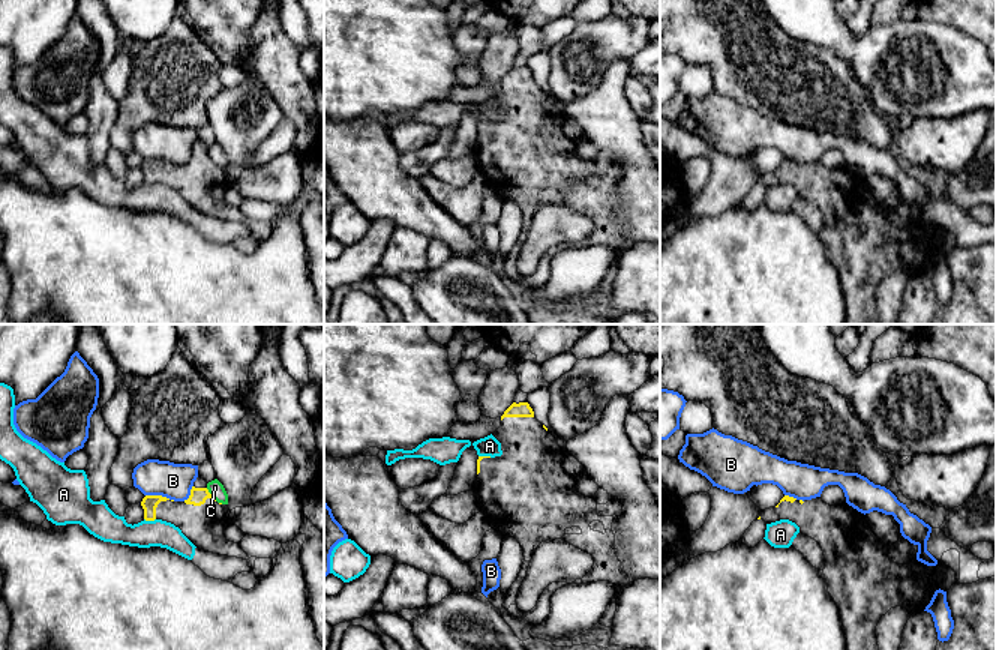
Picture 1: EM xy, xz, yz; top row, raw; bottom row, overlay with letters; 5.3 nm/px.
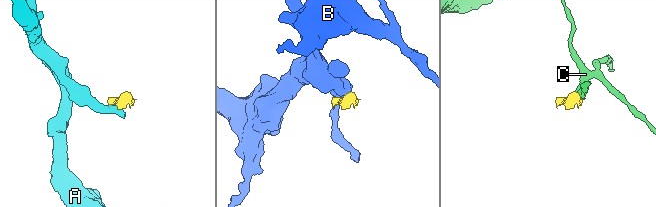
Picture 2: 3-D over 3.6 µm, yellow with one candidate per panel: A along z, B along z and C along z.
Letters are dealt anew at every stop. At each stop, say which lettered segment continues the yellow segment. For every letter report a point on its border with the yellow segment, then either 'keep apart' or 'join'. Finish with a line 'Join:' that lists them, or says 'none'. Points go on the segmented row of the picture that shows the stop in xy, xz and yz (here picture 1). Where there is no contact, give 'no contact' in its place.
A: meets yellow in xy at (150, 520); keep apart
B: meets yellow in xy at (161, 496); keep apart
C: meets yellow in xy at (210, 494); keep apart
Join: none

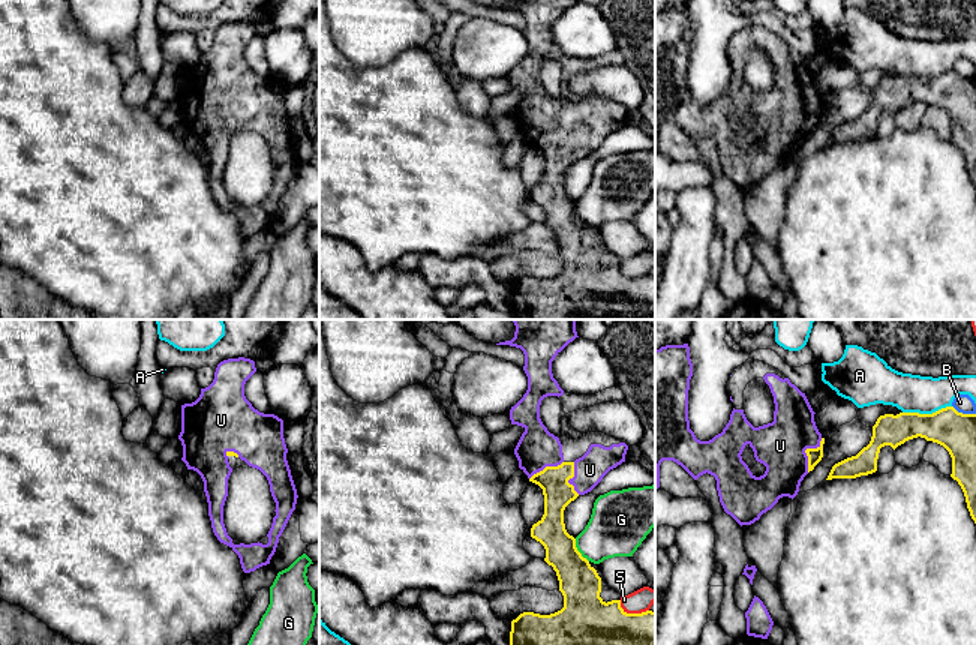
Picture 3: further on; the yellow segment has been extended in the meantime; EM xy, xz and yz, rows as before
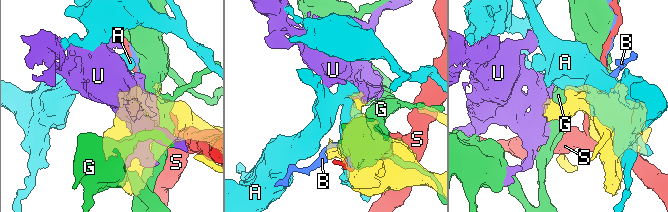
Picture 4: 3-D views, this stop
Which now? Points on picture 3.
A: meets yellow in yz at (927, 414); keep apart
B: meets yellow in yz at (964, 414); keep apart
G: meets yellow in xz at (577, 551); keep apart
S: meets yellow in xz at (631, 614); keep apart
U: meets yellow in yz at (805, 452); join
Join: U

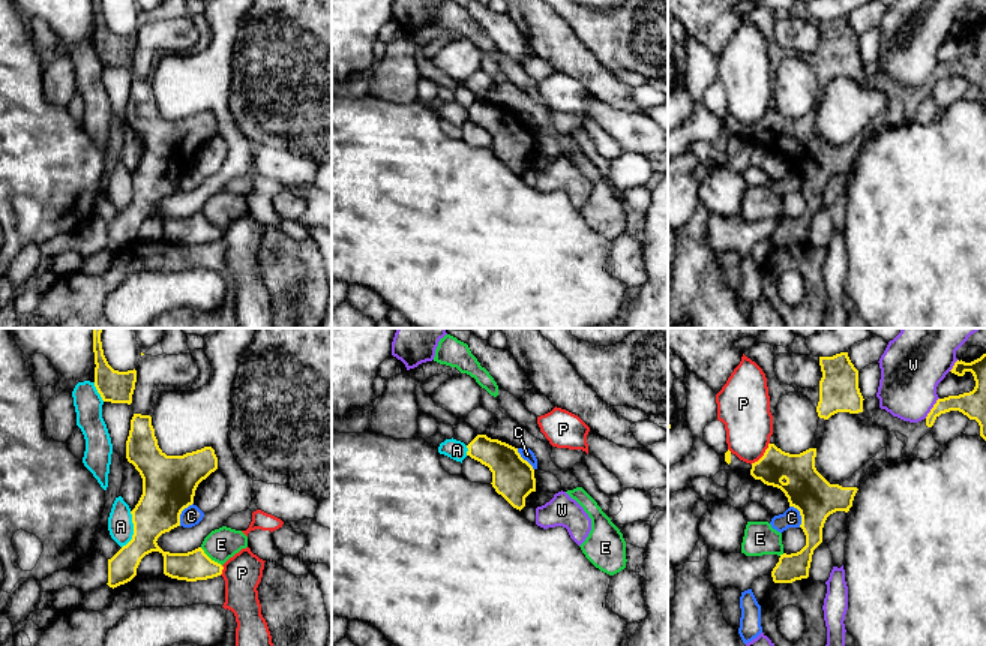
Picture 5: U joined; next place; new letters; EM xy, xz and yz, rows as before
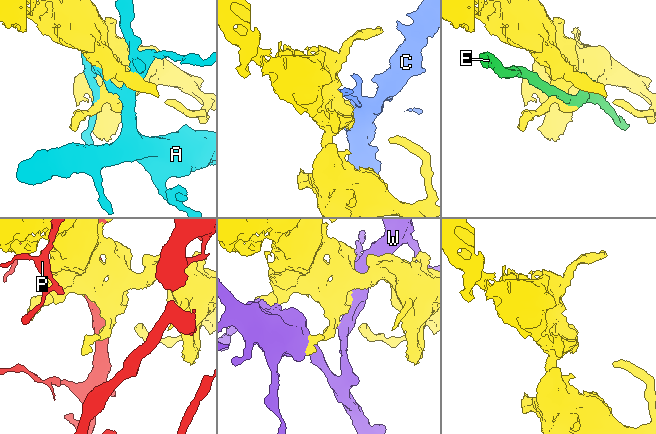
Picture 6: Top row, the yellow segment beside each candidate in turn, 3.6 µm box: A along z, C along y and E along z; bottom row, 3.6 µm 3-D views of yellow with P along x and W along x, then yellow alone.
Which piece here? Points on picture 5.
A: meets yellow in xy at (134, 529); keep apart
C: meets yellow in xy at (180, 513); keep apart
E: meets yellow in xy at (209, 558); keep apart
P: meets yellow in yz at (764, 454); keep apart
W: meets yellow in yz at (932, 408); keep apart
Join: none

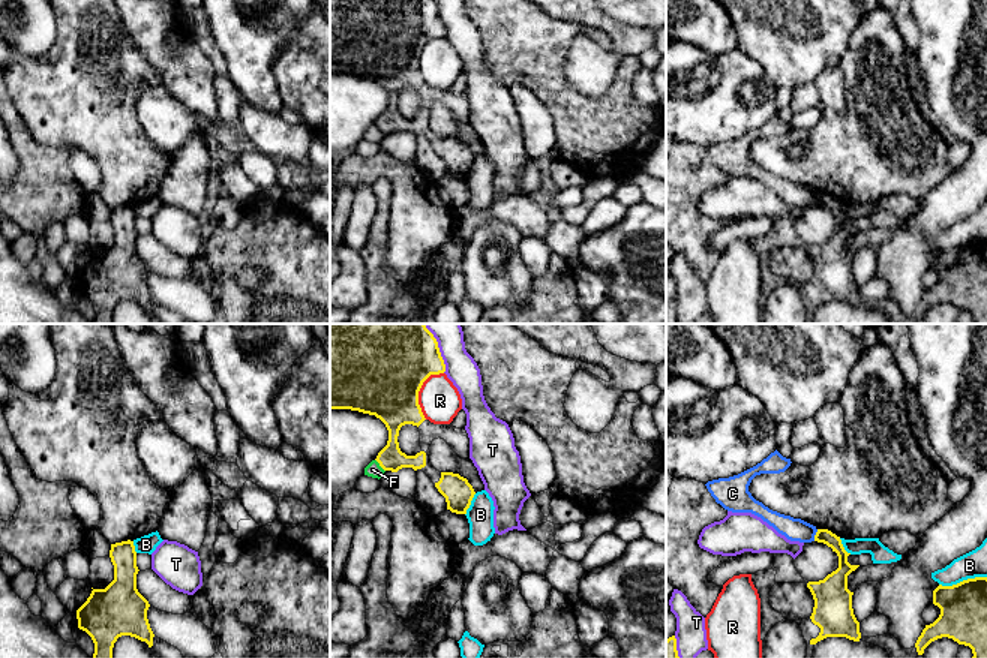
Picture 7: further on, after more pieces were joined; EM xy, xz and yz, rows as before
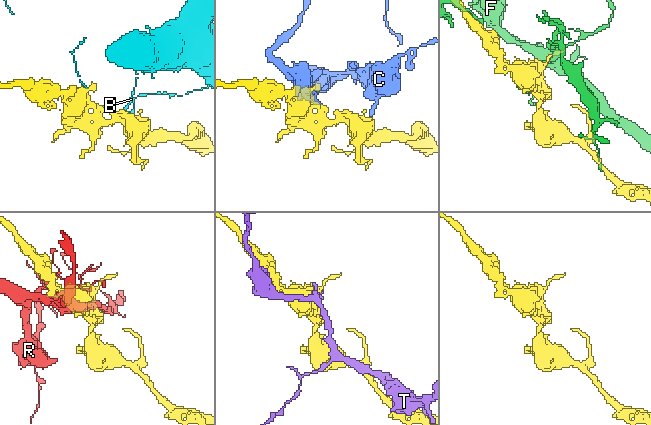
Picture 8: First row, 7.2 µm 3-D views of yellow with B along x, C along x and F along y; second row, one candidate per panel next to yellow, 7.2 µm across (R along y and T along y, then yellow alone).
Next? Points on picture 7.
B: meets yellow in yz at (963, 580); keep apart
C: meets yellow in yz at (815, 535); keep apart
F: meets yellow in xz at (380, 465); keep apart
R: meets yellow in xz at (419, 390); keep apart
T: meets yellow in xz at (438, 348); keep apart
Join: none

